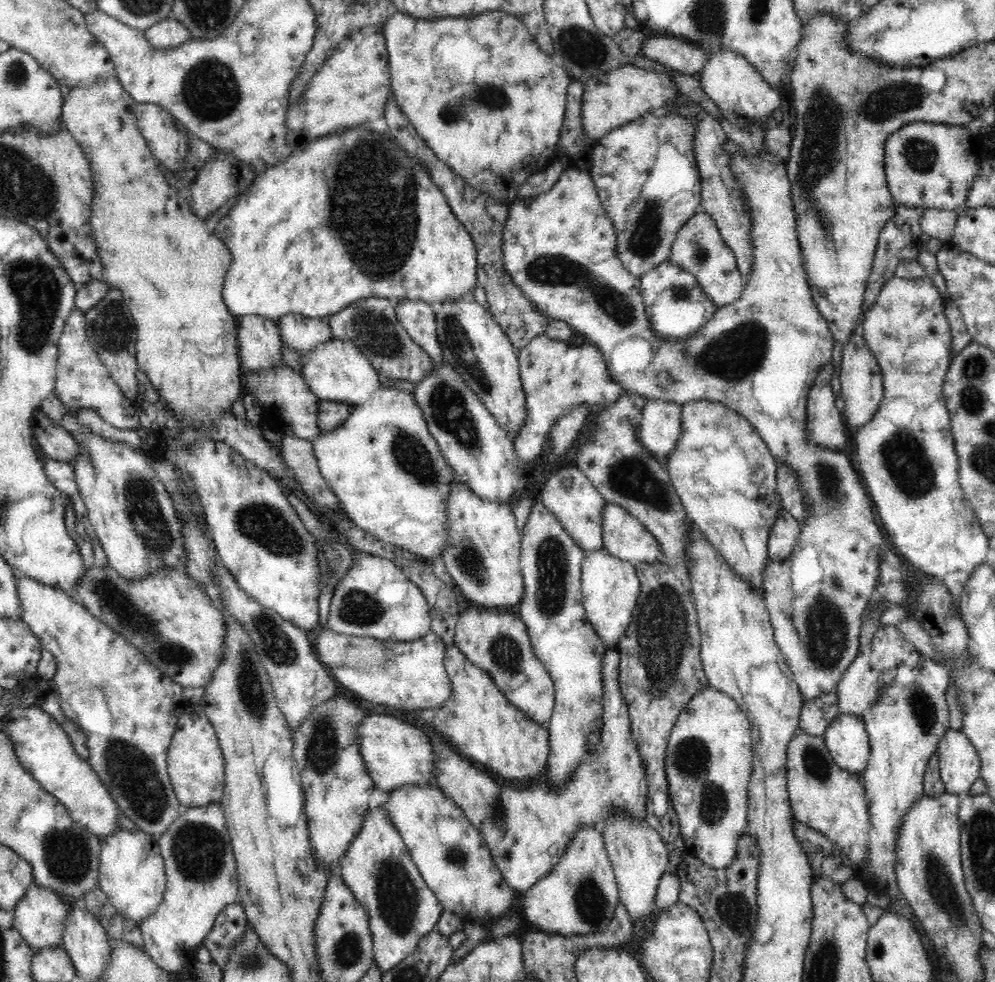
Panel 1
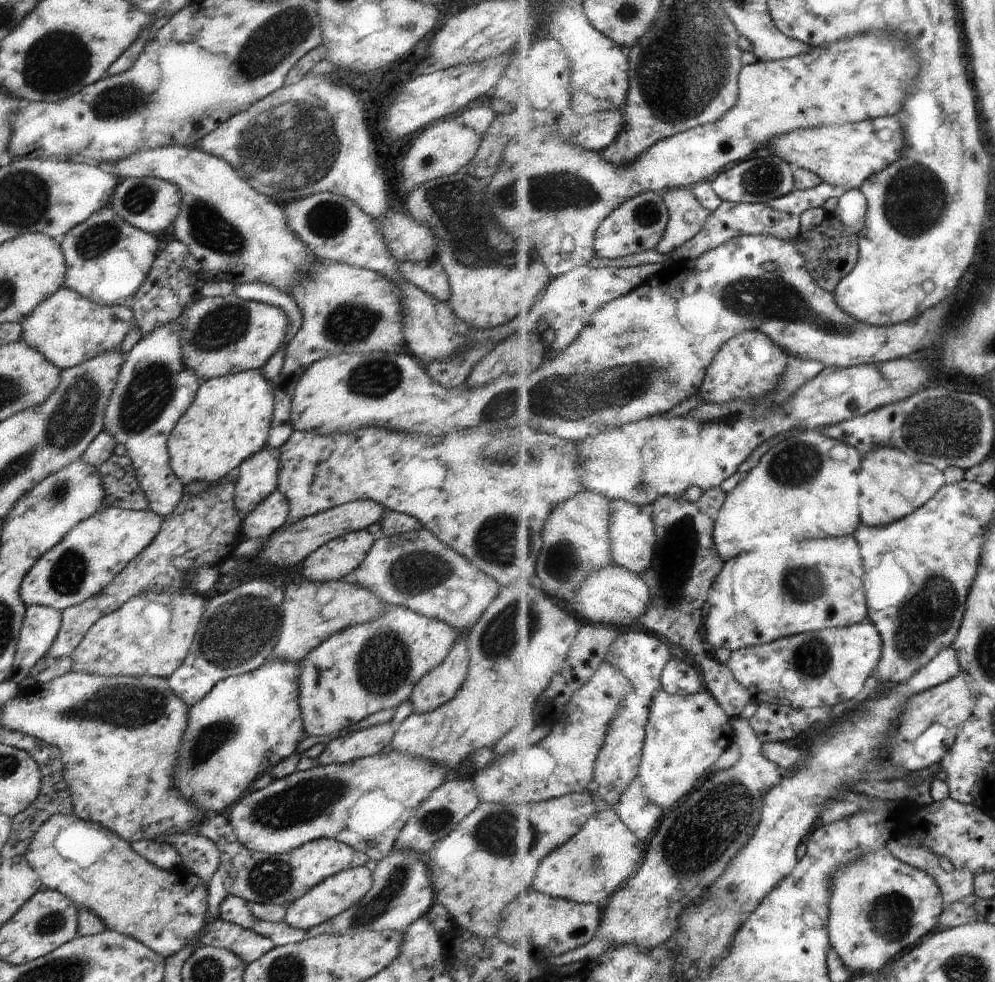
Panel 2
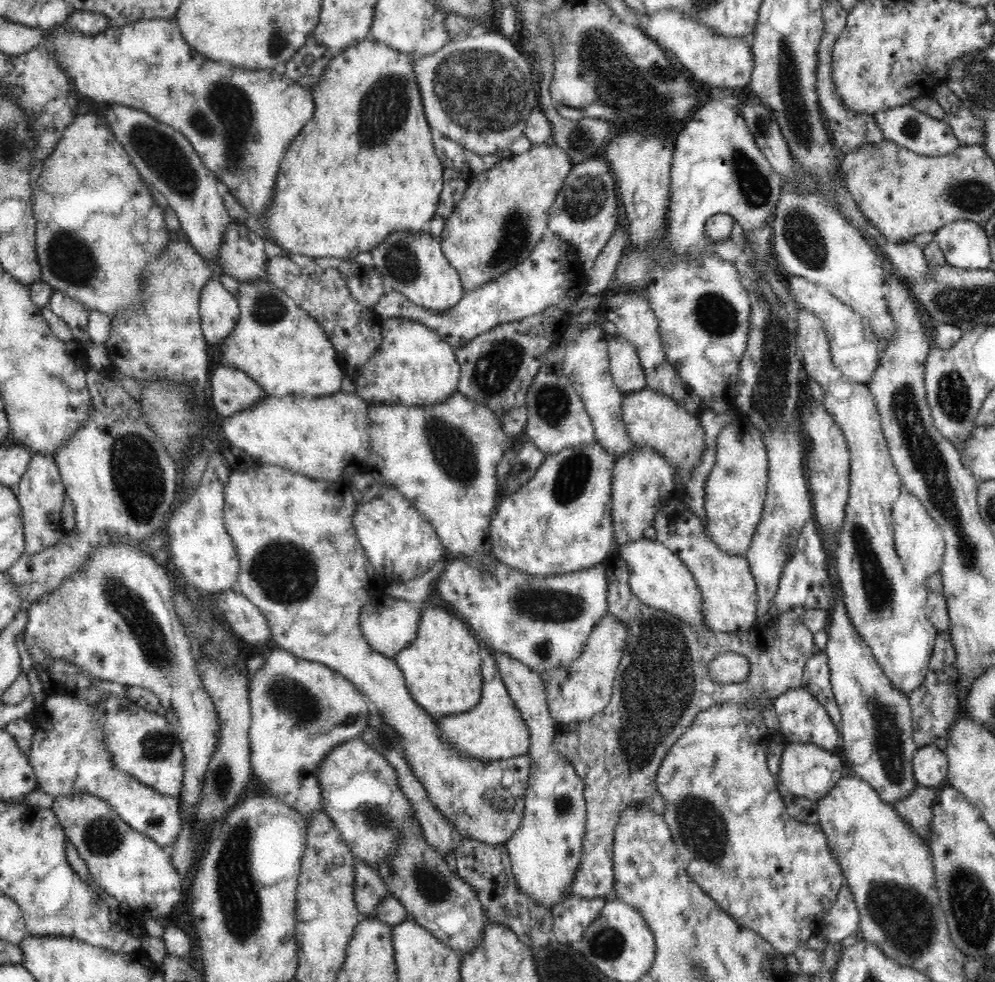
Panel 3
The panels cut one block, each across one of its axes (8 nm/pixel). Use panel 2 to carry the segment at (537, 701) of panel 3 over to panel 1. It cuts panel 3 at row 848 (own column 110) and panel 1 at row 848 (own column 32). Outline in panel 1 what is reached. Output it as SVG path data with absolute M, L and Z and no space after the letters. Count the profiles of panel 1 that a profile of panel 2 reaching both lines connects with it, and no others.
M582 825L573 834L556 866L521 896L519 910L540 931L559 933L564 937L596 936L608 926L620 902L615 878L603 834L592 825Z

